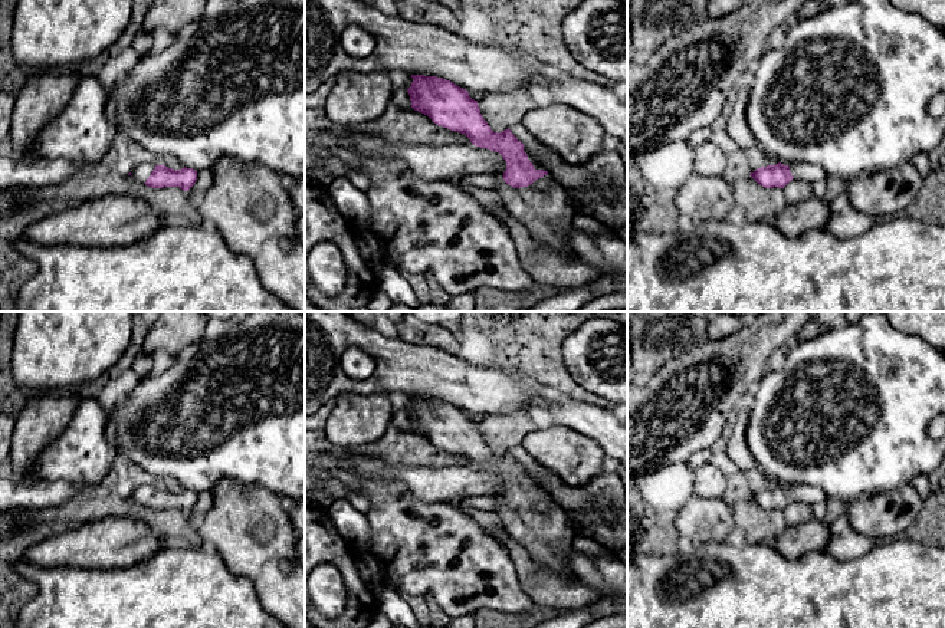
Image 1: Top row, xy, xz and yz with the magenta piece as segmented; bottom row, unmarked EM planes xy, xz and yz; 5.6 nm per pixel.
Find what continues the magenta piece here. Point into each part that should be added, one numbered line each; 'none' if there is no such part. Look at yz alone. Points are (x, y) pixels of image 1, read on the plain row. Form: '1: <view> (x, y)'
1: yz (810, 495)

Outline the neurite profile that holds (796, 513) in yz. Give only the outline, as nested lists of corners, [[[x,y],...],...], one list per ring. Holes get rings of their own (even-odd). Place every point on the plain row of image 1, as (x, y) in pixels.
[[[793,500],[784,510],[784,519],[787,526],[801,526],[810,519],[813,519],[813,507],[804,502]]]

